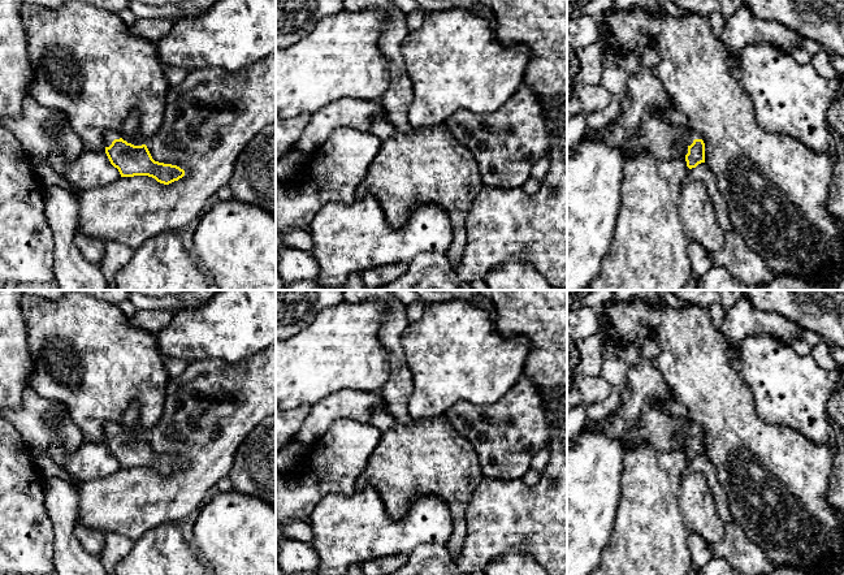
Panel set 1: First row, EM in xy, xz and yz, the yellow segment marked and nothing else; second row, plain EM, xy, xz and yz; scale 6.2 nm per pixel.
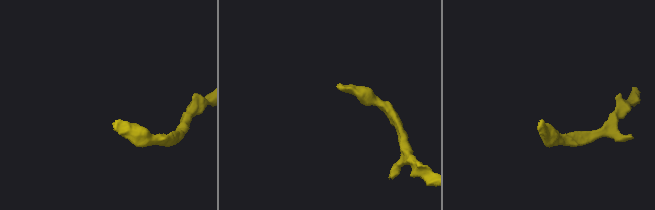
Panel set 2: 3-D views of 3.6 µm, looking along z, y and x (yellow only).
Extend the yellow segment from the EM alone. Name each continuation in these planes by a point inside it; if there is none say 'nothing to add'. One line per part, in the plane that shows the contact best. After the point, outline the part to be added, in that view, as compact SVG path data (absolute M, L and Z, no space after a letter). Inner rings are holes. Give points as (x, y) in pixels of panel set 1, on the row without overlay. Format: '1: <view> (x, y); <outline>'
1: yz (657, 428); M645 406L639 420L639 427L629 432L633 442L649 444L657 450L672 450L678 448L676 435L683 435L684 446L694 431L701 428L692 420L683 416L672 416L653 406Z

